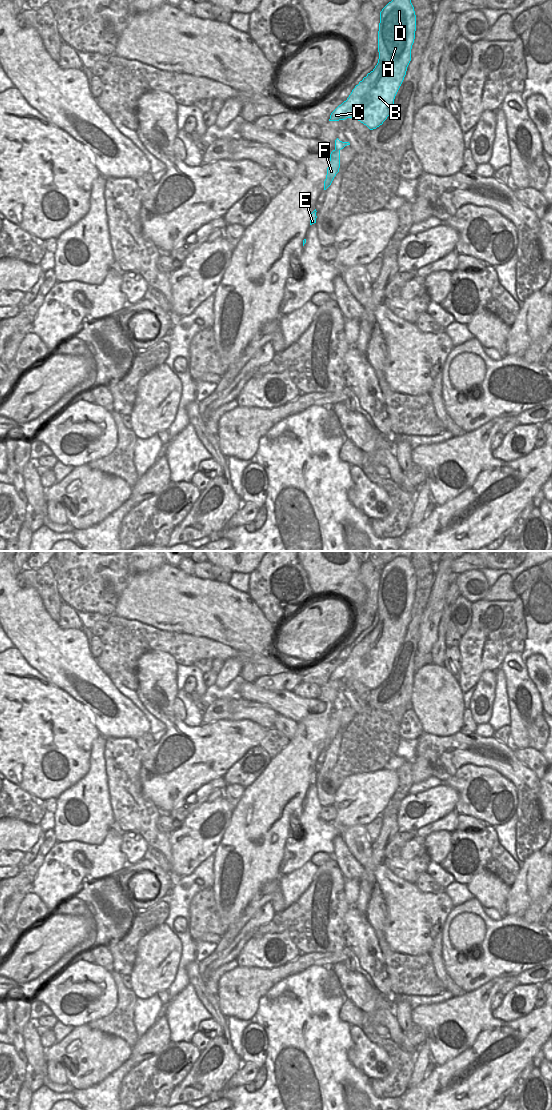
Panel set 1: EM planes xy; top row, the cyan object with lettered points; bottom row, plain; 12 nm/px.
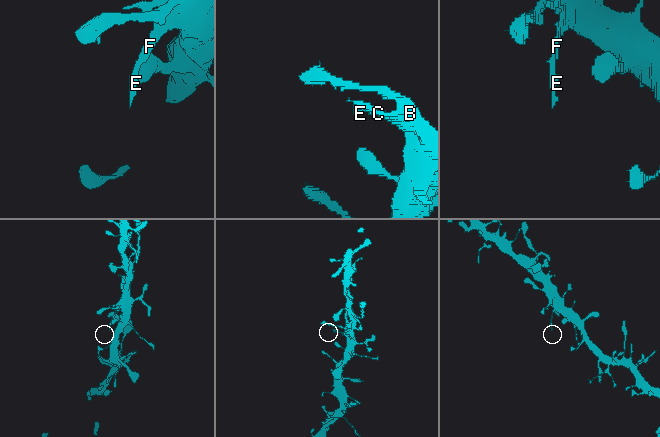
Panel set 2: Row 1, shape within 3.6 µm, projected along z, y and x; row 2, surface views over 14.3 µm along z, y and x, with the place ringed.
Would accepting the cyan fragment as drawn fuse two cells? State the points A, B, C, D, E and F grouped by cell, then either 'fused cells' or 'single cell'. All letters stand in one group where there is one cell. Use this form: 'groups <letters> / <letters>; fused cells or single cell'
groups A B C D E F; single cell

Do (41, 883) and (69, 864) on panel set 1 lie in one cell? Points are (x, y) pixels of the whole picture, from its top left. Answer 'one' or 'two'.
one

